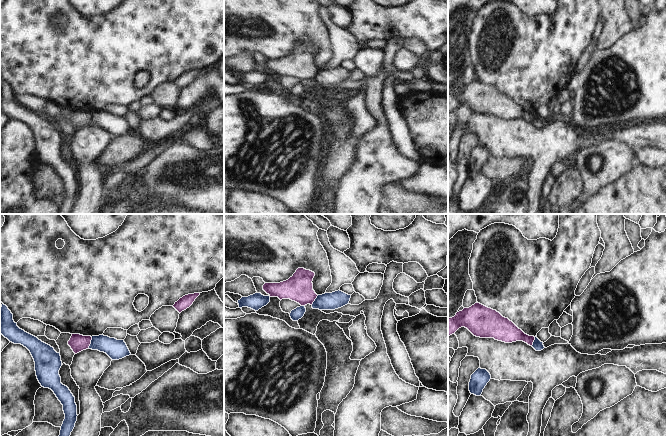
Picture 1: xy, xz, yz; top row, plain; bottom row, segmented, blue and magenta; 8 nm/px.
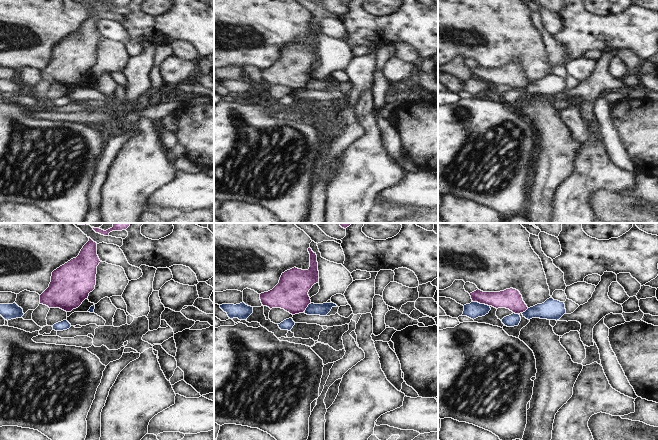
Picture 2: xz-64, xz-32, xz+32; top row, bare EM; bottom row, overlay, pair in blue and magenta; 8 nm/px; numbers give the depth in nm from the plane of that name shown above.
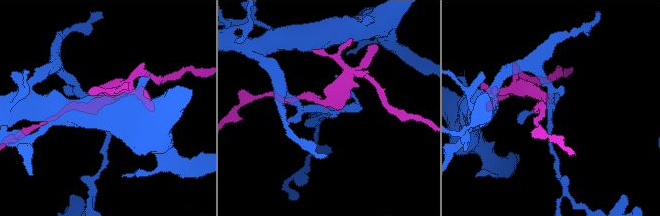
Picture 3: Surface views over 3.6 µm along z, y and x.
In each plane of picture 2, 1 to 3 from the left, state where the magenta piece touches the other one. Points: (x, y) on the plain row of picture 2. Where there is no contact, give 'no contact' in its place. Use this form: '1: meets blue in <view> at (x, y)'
1: no contact
2: meets blue in xz-32 at (307, 83)
3: meets blue in xz+32 at (481, 80)

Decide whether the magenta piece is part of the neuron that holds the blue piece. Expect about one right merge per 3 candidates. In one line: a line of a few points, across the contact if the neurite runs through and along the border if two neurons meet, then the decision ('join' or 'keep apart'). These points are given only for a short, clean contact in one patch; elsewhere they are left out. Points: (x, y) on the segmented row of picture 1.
keep apart

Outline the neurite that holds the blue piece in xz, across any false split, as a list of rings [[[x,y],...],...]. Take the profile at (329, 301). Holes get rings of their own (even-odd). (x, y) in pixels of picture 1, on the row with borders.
[[[340,290],[318,295],[312,304],[313,309],[335,310],[349,304],[351,295]]]

